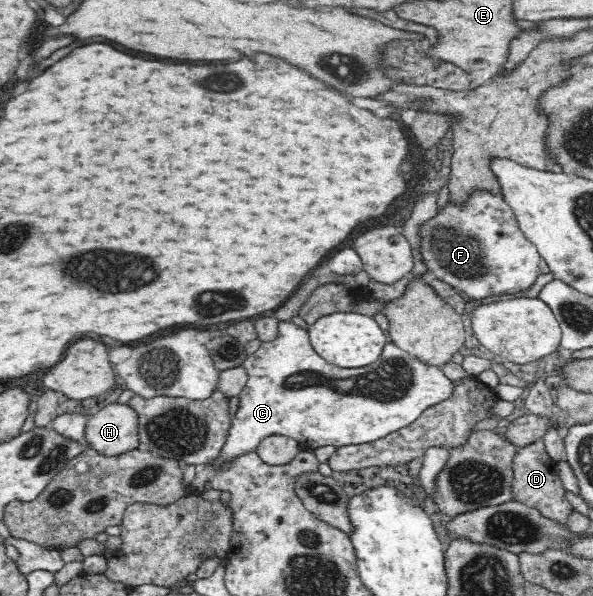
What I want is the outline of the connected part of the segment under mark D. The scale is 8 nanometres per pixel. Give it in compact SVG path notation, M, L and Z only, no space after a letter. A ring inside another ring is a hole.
M542 439L518 450L513 459L513 470L514 479L511 486L514 500L527 504L528 507L540 509L544 516L556 520L556 522L567 524L567 519L573 512L573 508L564 495L565 487L558 475L556 462L544 450Z

